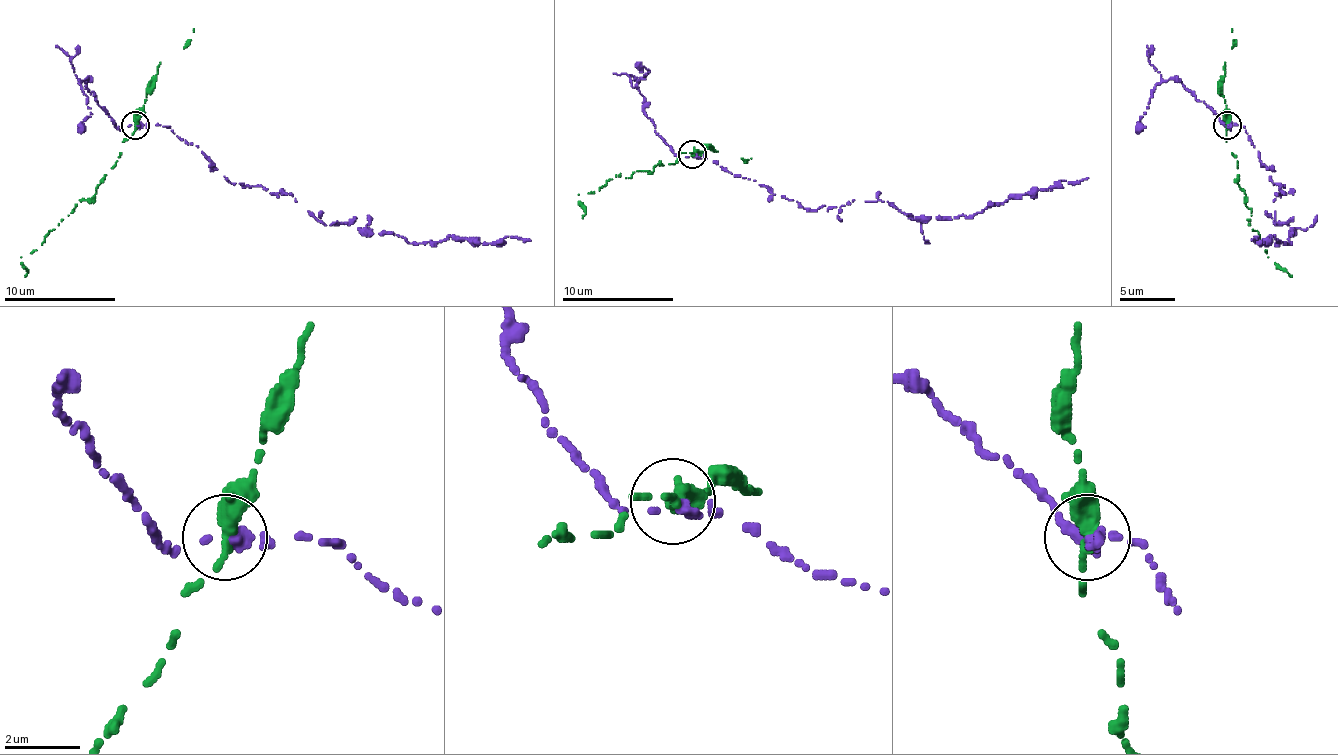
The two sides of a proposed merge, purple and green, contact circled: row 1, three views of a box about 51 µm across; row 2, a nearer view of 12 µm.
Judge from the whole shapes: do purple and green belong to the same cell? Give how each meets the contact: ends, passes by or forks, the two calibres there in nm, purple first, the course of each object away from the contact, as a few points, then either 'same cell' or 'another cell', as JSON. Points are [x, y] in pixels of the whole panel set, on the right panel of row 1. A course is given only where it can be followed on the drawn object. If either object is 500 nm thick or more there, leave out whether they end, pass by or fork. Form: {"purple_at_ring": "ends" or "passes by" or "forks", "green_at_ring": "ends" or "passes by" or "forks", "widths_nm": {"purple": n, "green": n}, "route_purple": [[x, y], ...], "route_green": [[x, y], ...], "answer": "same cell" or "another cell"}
{"purple_at_ring": "ends", "green_at_ring": "passes by", "widths_nm": {"purple": 320, "green": 320}, "route_purple": [[1227, 124], [1243, 127], [1282, 185], [1274, 224], [1294, 221], [1288, 244], [1252, 241]], "route_green": [[1227, 124], [1227, 141], [1238, 163], [1238, 185], [1252, 210], [1249, 224], [1268, 258], [1291, 277]], "answer": "another cell"}

